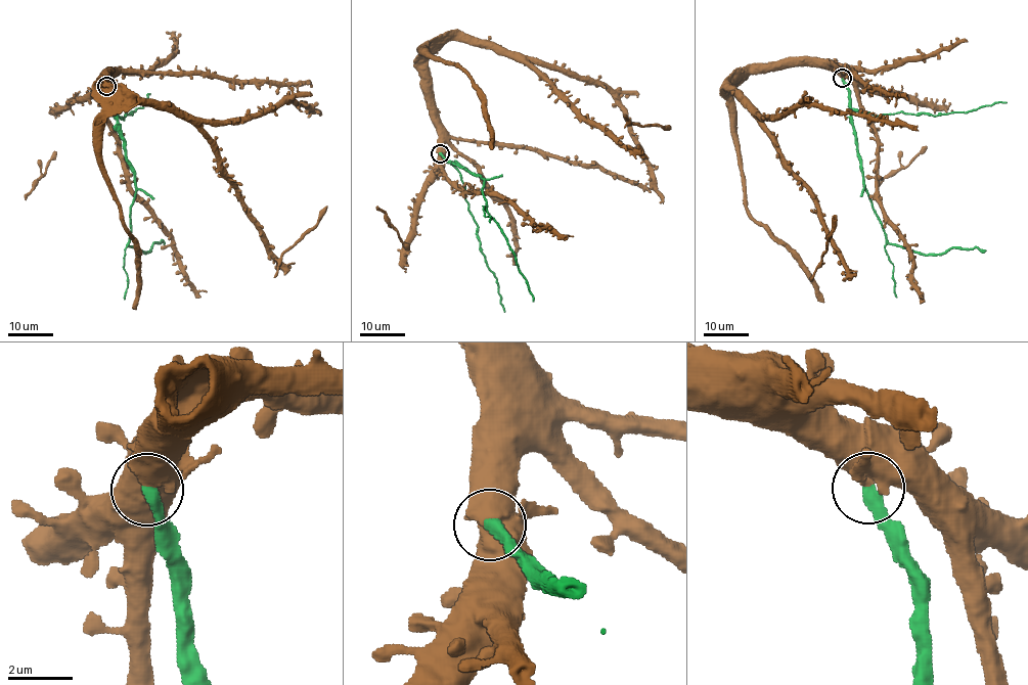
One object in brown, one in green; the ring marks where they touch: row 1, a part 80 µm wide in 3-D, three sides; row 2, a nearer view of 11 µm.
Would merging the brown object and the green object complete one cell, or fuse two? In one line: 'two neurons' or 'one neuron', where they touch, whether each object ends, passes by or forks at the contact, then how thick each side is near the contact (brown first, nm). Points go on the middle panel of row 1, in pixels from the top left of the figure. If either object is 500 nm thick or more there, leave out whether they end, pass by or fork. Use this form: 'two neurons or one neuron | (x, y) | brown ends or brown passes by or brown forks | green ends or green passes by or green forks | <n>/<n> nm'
two neurons | (440, 153) | 750/420 nm

